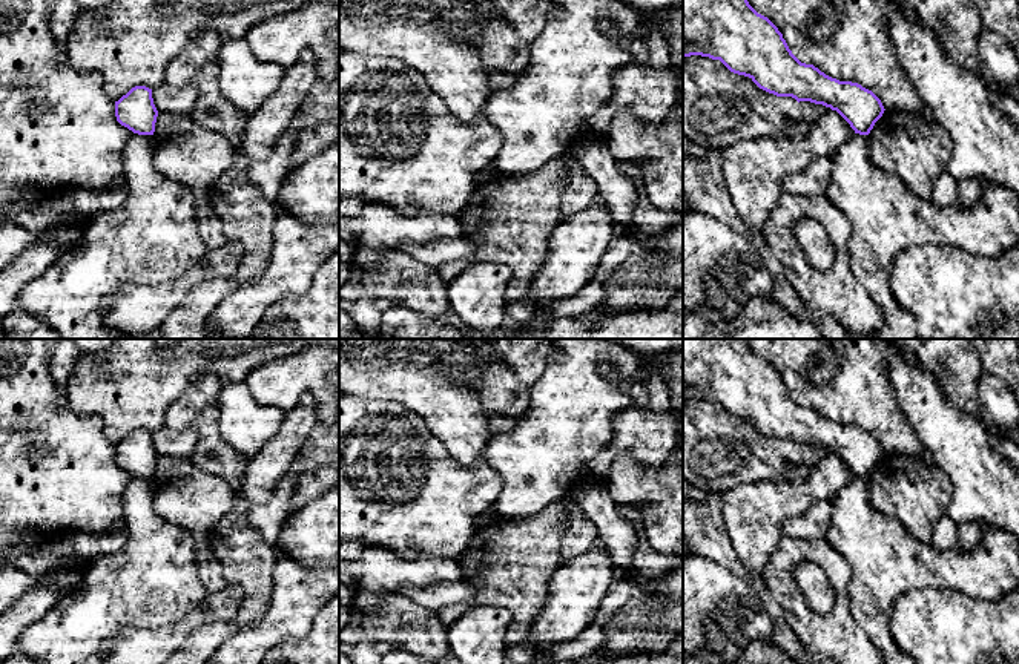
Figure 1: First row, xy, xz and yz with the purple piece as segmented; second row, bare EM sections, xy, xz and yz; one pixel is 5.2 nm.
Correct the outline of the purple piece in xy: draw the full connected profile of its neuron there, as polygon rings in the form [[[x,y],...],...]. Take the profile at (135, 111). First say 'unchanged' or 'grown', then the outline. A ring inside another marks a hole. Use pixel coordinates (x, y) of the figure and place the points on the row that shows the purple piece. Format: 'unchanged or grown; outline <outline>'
unchanged; outline [[[135,86],[115,101],[117,121],[138,135],[153,135],[158,110],[153,104],[152,89]]]

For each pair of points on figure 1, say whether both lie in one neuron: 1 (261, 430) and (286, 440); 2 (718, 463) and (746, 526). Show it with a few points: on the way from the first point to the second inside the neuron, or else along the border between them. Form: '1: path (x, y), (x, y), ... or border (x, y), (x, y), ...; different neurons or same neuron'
1: border (284, 414), (280, 430), (249, 460); different neurons
2: border (743, 483), (722, 496); different neurons

